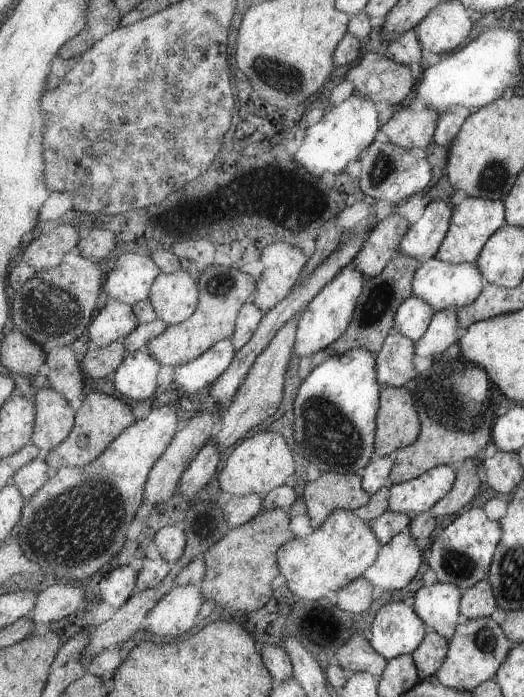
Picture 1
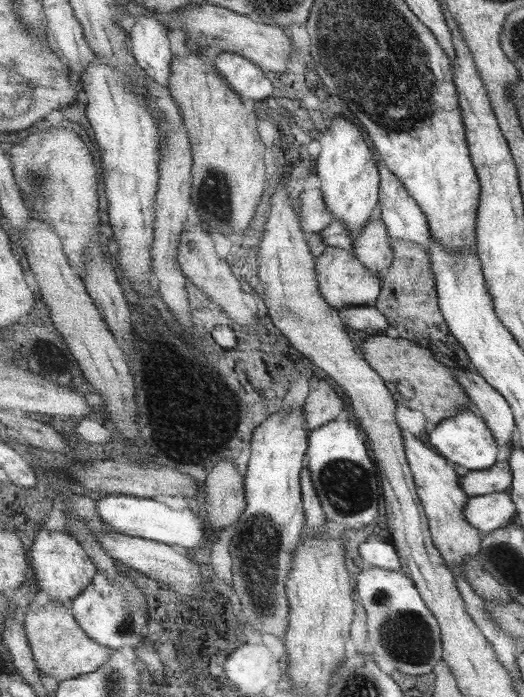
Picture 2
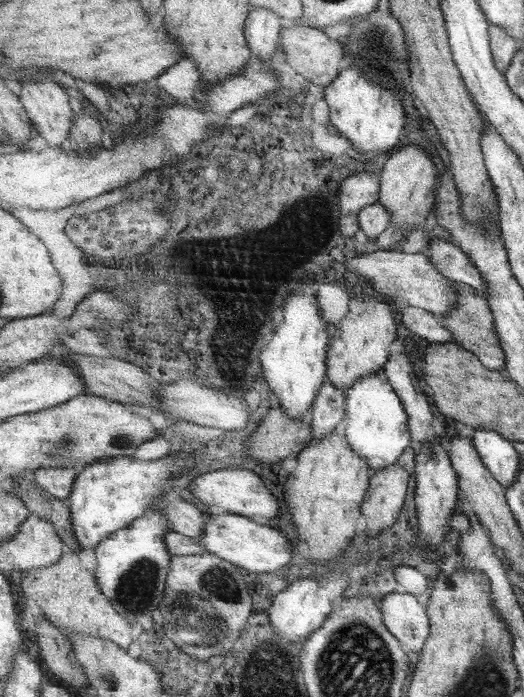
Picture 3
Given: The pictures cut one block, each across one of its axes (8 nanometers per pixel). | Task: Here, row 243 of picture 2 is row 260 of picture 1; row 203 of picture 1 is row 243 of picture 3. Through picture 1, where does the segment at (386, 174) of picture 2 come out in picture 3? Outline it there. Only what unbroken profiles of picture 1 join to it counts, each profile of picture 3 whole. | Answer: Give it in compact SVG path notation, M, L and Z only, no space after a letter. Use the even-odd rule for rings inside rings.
M433 238L429 244L429 254L434 266L446 278L468 284L476 288L483 298L489 298L489 287L483 273L461 248L457 248L451 241Z

